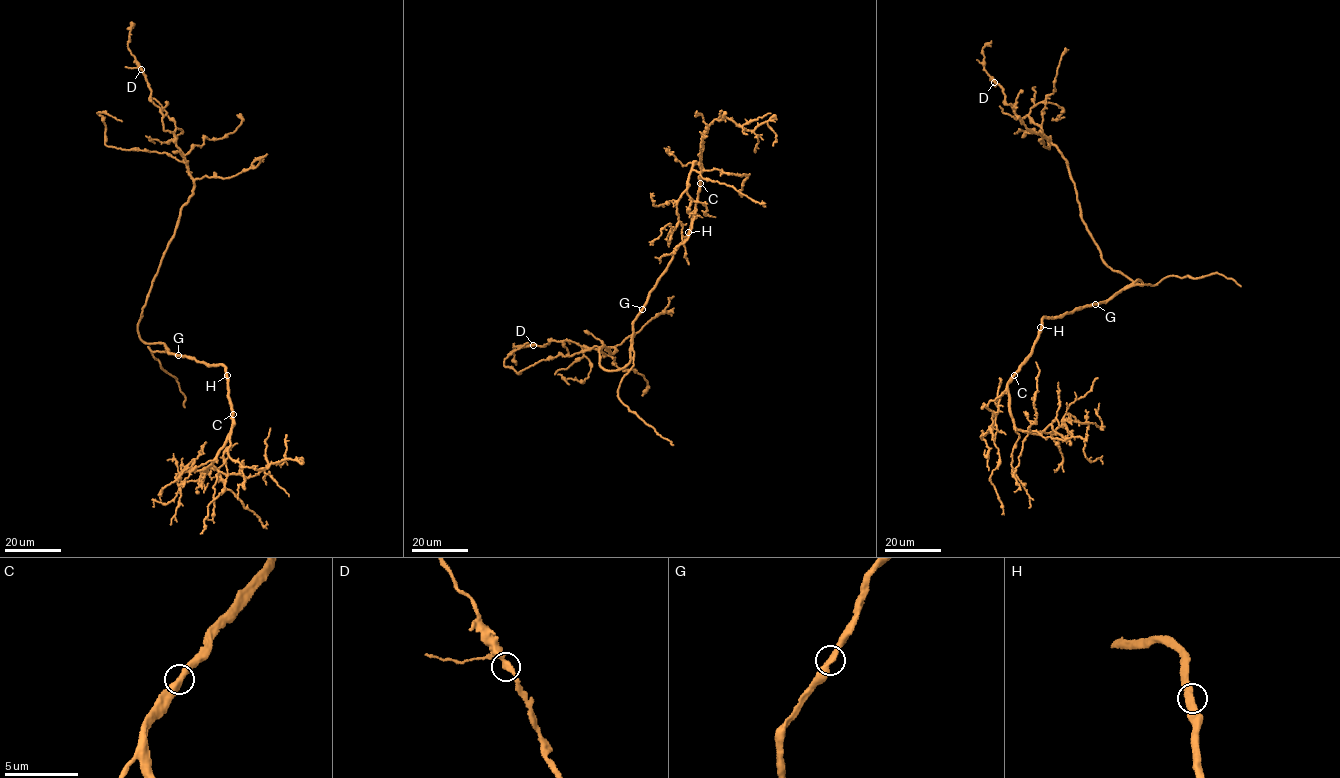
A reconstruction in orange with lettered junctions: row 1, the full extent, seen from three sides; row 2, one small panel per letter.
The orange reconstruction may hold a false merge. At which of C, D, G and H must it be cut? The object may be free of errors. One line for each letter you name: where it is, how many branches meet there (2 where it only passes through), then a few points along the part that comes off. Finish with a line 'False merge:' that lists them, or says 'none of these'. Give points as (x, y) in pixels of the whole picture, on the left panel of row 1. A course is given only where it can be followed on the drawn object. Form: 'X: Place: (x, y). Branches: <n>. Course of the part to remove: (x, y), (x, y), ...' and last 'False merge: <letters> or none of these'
False merge: none of these

